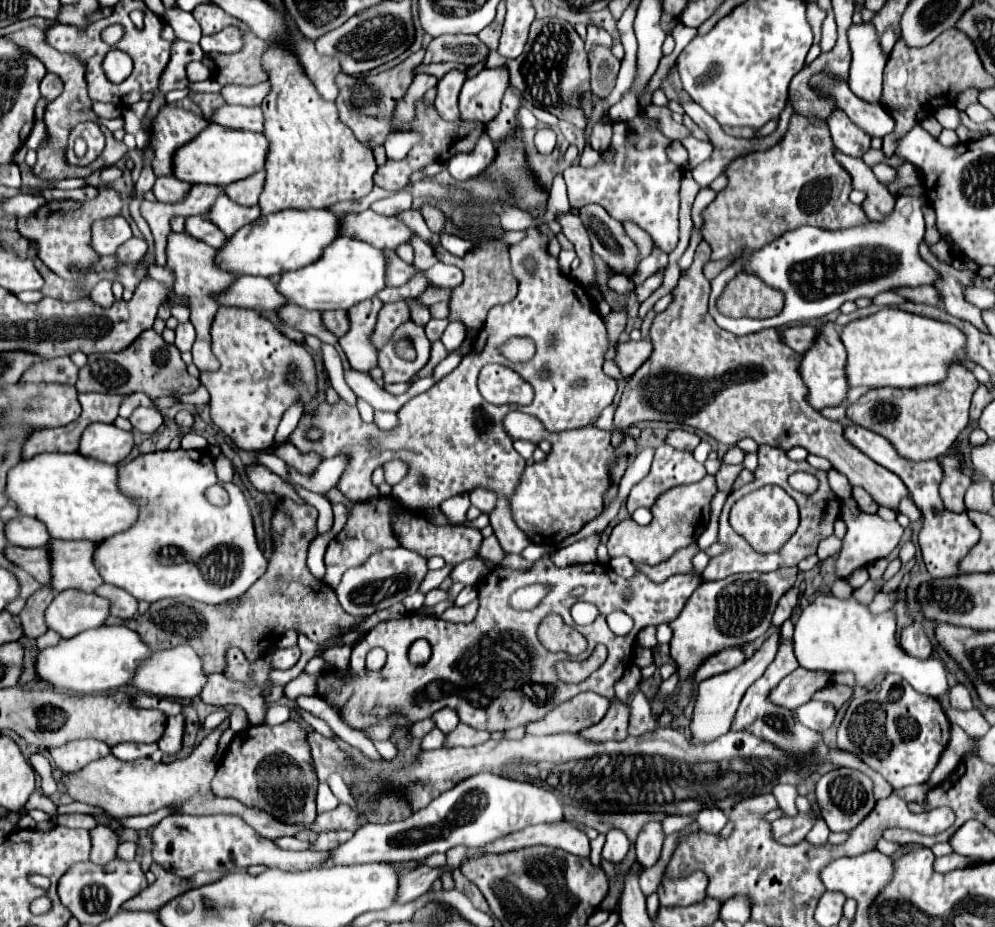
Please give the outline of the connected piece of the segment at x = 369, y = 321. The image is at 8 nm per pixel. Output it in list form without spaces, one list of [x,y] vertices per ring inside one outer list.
[[[373,297],[367,299],[347,311],[349,317],[349,331],[339,339],[341,349],[345,351],[349,363],[357,371],[369,371],[377,367],[377,351],[375,345],[371,345],[371,335],[375,331],[377,313],[383,307],[383,303]]]

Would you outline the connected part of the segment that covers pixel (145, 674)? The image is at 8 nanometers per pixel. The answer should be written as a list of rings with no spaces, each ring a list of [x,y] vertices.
[[[179,645],[173,649],[157,651],[149,659],[141,661],[137,665],[133,679],[129,681],[129,687],[143,691],[143,693],[151,693],[151,695],[161,695],[161,697],[195,699],[195,697],[199,697],[201,689],[205,687],[205,683],[207,683],[205,679],[207,679],[207,673],[203,671],[199,655],[195,655],[195,651],[187,645]]]

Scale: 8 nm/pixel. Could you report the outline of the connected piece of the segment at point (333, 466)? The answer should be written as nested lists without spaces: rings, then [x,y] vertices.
[[[335,457],[335,459],[325,459],[321,463],[321,467],[317,467],[311,475],[301,475],[299,471],[295,471],[291,465],[287,465],[287,475],[291,483],[297,483],[299,487],[323,495],[329,489],[333,489],[339,481],[339,475],[345,467],[345,459],[343,457]]]

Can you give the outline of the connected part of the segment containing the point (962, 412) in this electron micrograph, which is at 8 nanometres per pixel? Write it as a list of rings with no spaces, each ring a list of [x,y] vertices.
[[[953,363],[947,371],[947,379],[929,387],[881,387],[867,391],[859,401],[847,407],[847,419],[855,425],[883,435],[905,459],[937,459],[939,455],[945,455],[949,451],[957,435],[967,427],[971,395],[975,393],[977,385],[979,383],[975,375],[963,363]]]

